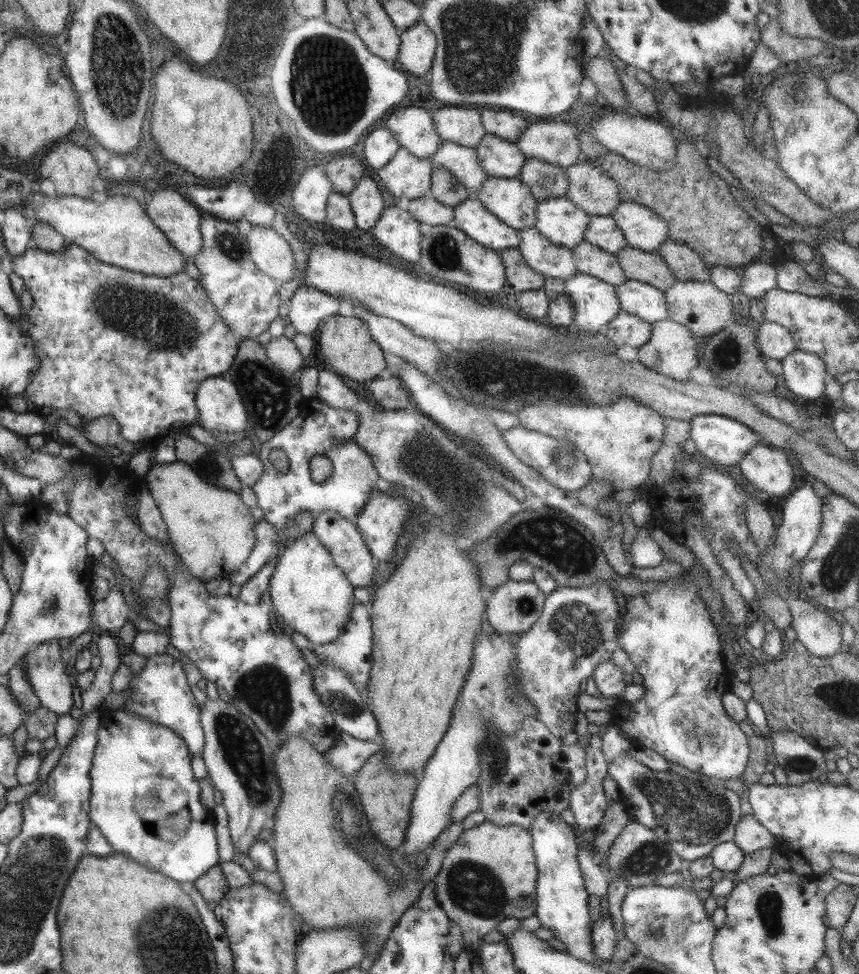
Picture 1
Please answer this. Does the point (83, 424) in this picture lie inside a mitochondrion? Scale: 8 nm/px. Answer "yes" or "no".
no

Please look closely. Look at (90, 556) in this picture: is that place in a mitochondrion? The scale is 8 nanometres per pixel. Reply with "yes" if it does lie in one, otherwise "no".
no

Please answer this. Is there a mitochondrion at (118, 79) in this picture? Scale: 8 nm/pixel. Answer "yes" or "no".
yes

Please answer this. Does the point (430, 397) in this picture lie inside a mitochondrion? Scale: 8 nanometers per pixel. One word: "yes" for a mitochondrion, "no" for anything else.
no

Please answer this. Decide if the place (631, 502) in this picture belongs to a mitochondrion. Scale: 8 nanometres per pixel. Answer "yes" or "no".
no

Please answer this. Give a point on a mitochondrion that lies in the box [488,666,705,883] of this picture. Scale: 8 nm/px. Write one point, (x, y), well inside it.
(650, 858)

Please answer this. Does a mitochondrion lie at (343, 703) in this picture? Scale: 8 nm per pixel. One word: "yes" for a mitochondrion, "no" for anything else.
yes

